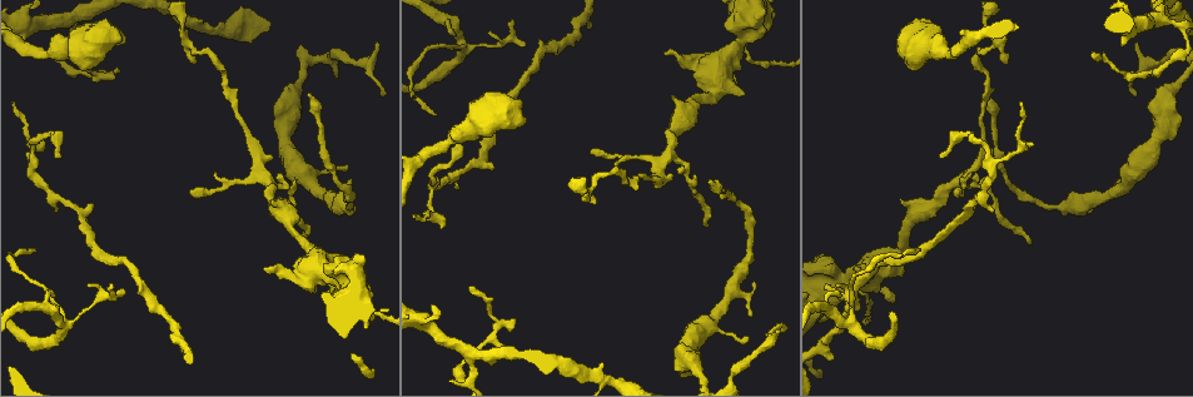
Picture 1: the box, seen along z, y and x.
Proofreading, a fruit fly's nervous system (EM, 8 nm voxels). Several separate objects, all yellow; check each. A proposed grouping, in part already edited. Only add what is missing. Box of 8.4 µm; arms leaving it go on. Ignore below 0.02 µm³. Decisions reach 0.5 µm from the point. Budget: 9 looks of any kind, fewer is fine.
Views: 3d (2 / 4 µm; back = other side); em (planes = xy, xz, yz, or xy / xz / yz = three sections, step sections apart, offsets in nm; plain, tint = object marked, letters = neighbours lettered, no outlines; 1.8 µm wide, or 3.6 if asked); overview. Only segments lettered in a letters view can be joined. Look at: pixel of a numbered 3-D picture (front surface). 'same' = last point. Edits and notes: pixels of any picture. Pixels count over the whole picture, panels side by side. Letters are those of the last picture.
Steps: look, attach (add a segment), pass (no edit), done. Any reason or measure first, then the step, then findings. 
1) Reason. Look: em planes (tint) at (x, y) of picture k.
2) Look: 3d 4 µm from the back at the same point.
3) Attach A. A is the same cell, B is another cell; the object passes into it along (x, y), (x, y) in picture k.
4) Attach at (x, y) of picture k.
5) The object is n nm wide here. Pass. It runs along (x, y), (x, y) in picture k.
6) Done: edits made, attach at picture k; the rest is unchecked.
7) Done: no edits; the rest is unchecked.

A narrow waist. Look: 3d 4 µm at (358, 62) of picture 1.

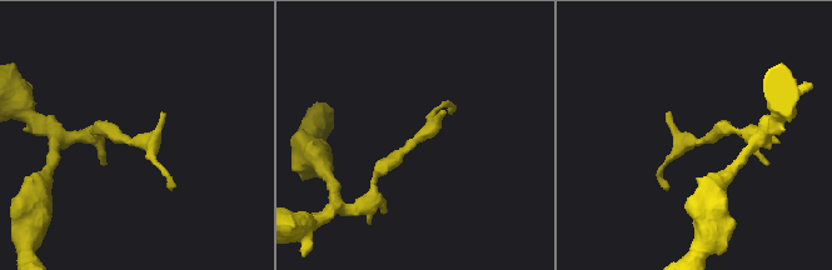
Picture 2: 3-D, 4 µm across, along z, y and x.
Need the tissue. Look: em planes (letters) at (701, 140) of picture 2.

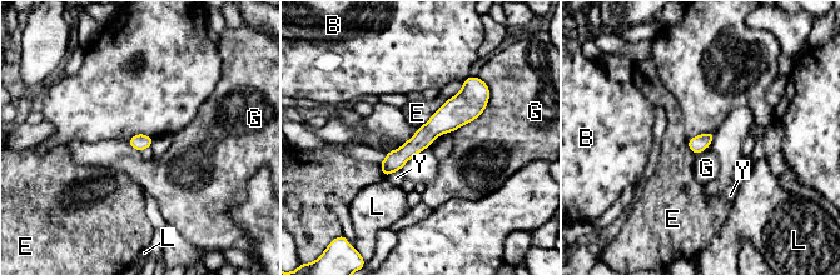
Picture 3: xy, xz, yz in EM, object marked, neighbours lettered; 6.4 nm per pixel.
Pass. B, E, G, L and Y are other cells; it runs along (468, 83), (468, 94), (386, 171) in picture 3; no lettered segment goes on from it.

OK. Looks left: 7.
Free end. Look: em xz step 4 (letters) at (112, 76) of picture 1.

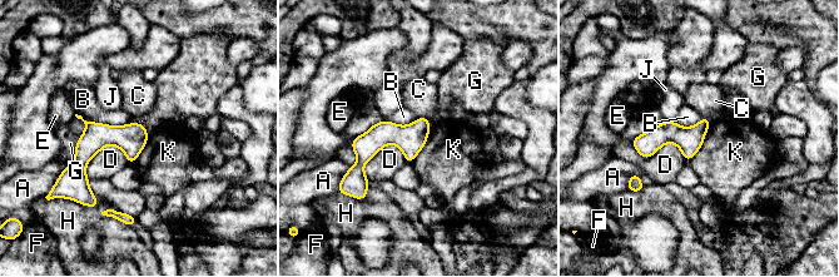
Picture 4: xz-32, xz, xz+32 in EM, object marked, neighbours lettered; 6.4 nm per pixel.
Look: em planes (letters) at the same point.

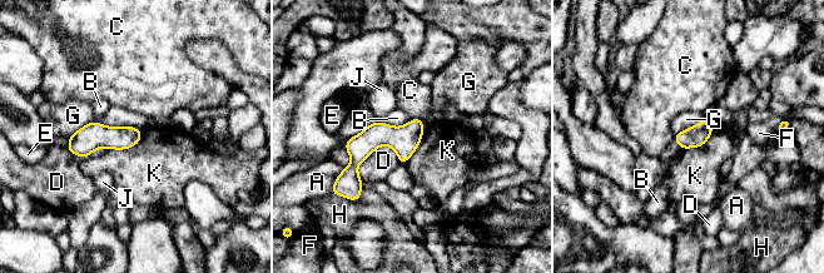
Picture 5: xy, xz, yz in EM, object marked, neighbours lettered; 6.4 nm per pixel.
The object is 140 nm wide here. Pass. A, B, C, D, E, F, G, H, J and K are other cells; a border runs along (142, 132), (129, 148), (104, 149) in picture 5; no lettered segment goes on from it.

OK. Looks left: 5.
End of a long branch. Look: 3d 4 µm at (310, 94) of picture 1.

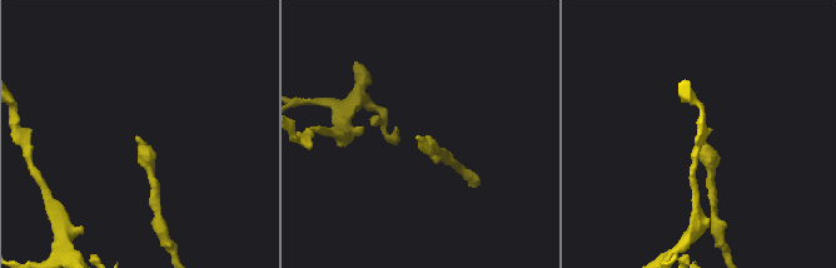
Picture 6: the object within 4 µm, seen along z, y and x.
Look: em planes (letters) at (416, 139) of picture 6.

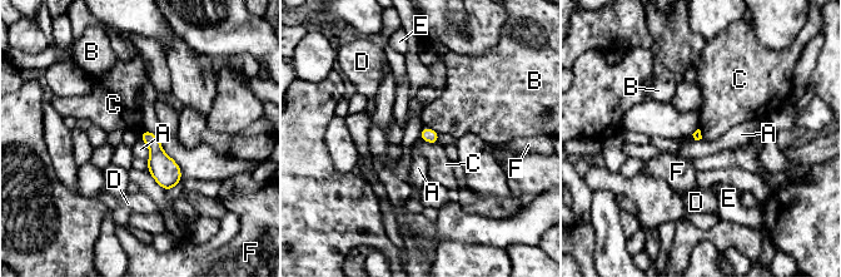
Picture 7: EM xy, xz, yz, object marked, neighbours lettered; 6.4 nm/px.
The longest contact is with A, 150 nm. Pass. A, B, C, D, E and F are other cells; a border runs along (421, 138), (438, 144) in picture 7; no lettered segment goes on from it.

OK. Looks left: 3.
A narrow waist. Look: em 3.6 µm planes (letters) at (354, 279) of picture 1.

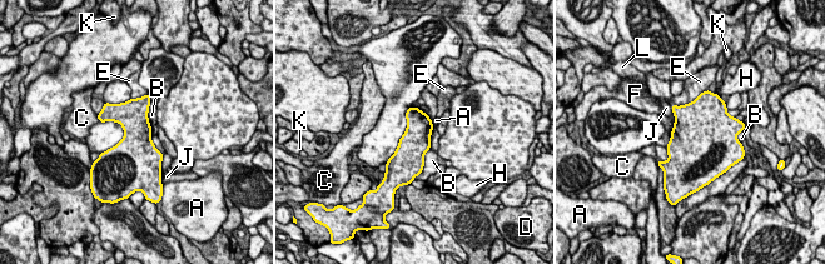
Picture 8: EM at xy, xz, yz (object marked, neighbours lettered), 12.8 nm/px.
Pass. A, B, C, D, E, F, H, J, K and L are other cells; a border runs along (430, 148), (418, 174) in picture 8; no lettered segment goes on from it.

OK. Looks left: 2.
Done: no edits; the rest is unchecked.

